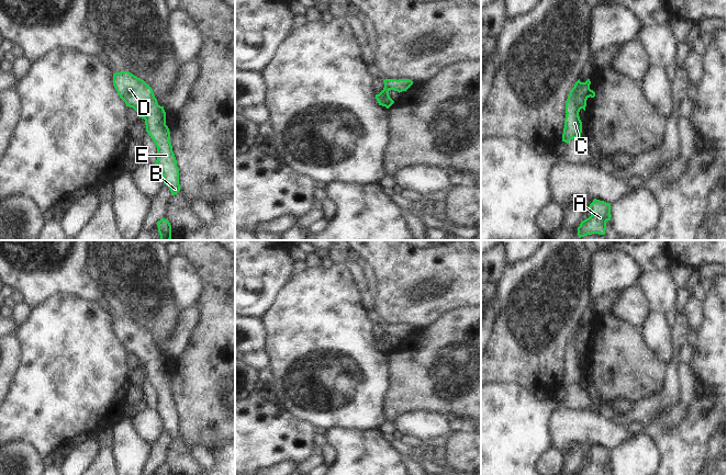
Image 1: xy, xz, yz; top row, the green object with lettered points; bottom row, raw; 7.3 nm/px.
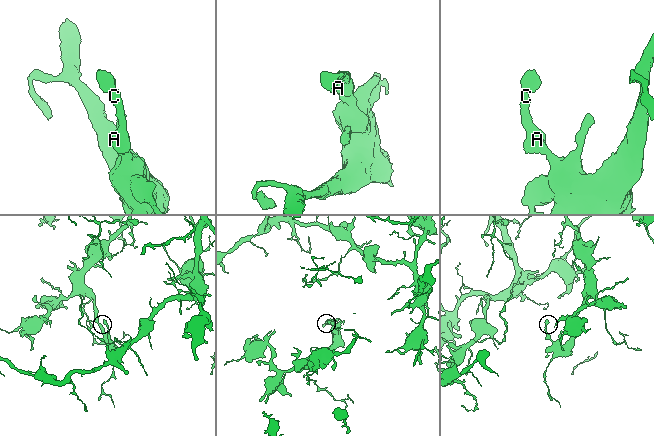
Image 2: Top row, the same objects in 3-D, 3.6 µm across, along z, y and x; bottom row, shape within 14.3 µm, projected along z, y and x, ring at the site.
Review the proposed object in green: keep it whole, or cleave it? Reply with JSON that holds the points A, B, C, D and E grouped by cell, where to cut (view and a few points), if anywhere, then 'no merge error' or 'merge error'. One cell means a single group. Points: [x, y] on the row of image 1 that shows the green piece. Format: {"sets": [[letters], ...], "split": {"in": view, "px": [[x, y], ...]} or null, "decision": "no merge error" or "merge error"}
{"sets": [["A", "B", "C", "D", "E"]], "split": null, "decision": "no merge error"}

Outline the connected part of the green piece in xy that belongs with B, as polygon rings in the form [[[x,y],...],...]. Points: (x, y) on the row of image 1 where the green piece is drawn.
[[[128,71],[113,73],[113,86],[125,102],[133,108],[139,117],[145,120],[146,132],[157,147],[157,160],[155,165],[160,170],[171,195],[177,194],[179,184],[179,169],[170,143],[170,132],[166,125],[166,112],[164,106],[157,103],[153,89],[142,79]]]

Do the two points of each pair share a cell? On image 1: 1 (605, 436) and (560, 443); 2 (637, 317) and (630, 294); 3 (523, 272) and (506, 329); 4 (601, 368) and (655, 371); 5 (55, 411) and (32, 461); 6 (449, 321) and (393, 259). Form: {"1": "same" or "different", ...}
{"1": "same", "2": "same", "3": "same", "4": "same", "5": "different", "6": "different"}

